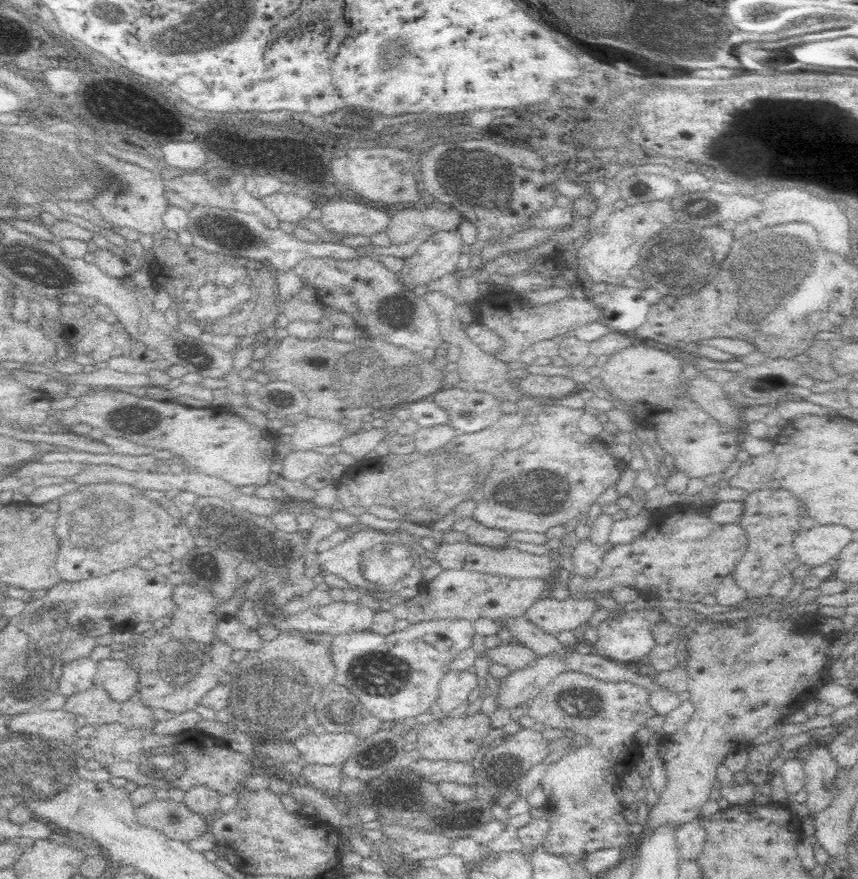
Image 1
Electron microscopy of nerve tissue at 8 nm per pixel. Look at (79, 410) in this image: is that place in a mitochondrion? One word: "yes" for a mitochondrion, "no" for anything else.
no

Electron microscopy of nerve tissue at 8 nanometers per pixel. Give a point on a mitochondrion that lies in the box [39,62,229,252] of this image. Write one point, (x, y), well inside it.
(115, 103)

